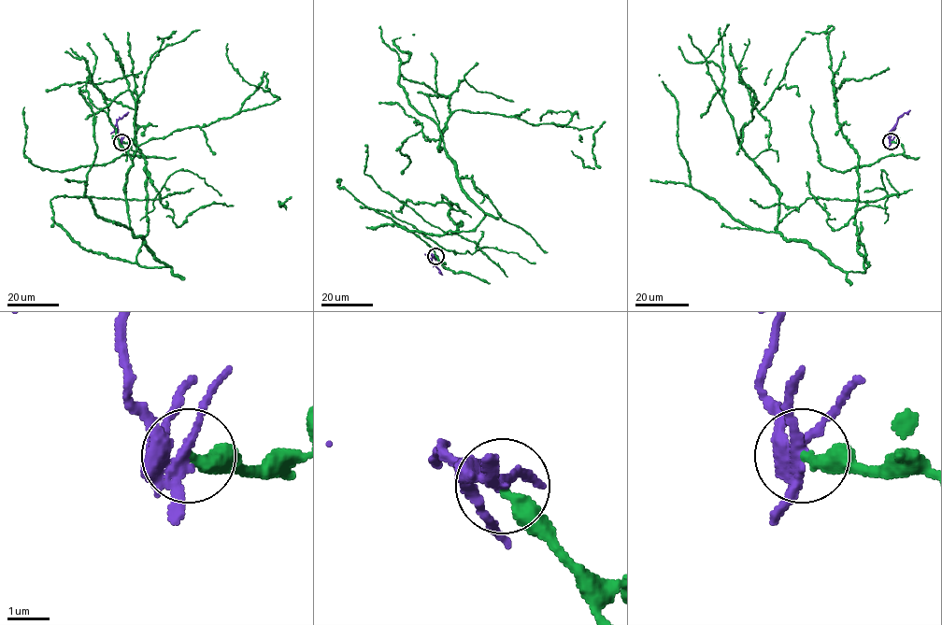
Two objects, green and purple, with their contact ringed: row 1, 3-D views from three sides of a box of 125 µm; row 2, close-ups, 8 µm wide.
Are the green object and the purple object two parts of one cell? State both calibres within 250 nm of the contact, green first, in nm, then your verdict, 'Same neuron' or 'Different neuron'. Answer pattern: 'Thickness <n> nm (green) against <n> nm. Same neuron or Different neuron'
Thickness 320 nm (green) against 240 nm. Different neuron

